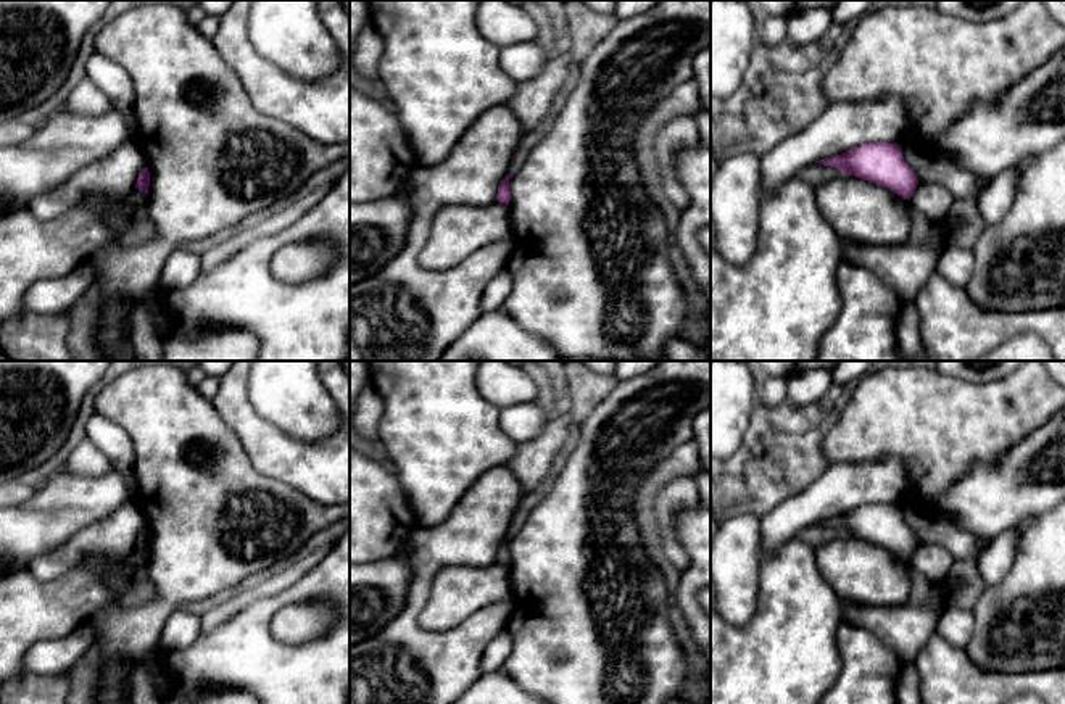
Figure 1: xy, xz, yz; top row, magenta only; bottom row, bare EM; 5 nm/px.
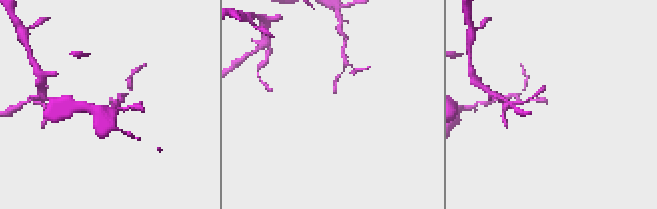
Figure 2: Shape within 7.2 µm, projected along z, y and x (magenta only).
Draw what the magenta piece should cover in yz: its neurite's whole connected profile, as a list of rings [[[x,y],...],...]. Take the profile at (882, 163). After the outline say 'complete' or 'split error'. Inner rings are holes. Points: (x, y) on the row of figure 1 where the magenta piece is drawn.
[[[875,142],[854,147],[841,155],[817,161],[856,176],[910,200],[918,180],[912,168],[904,161],[897,143]]] | complete

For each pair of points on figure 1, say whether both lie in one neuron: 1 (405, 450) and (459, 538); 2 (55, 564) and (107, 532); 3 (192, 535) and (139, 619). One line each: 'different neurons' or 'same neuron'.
1: different neurons
2: same neuron
3: same neuron

